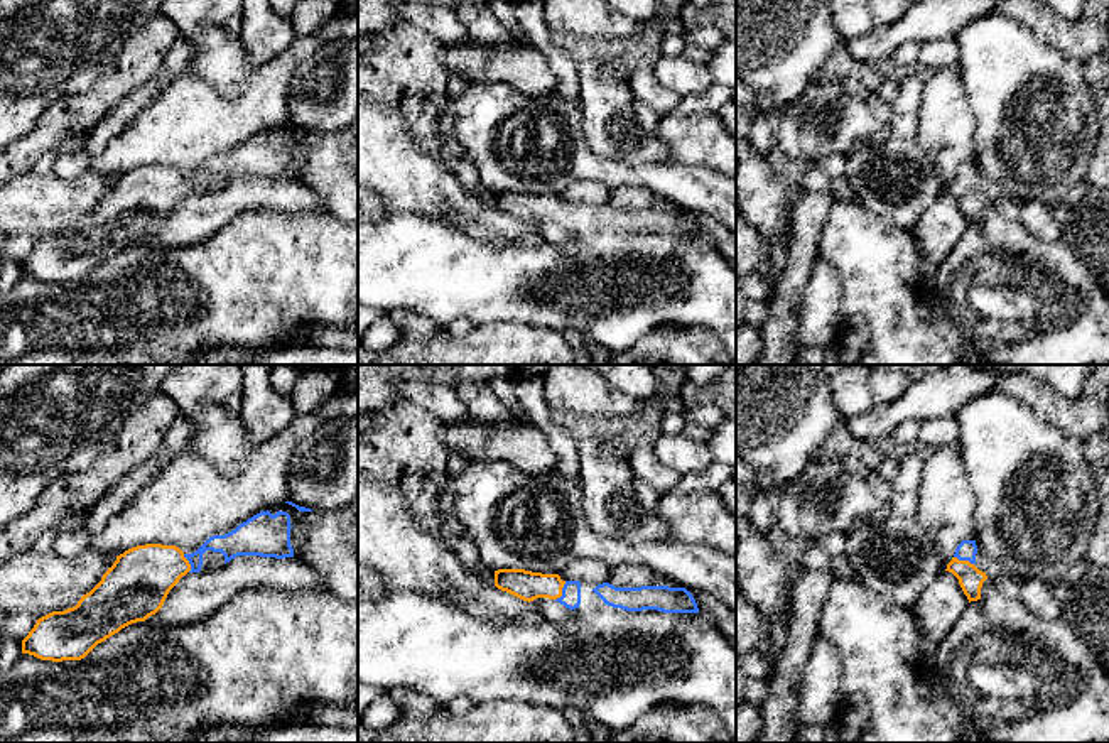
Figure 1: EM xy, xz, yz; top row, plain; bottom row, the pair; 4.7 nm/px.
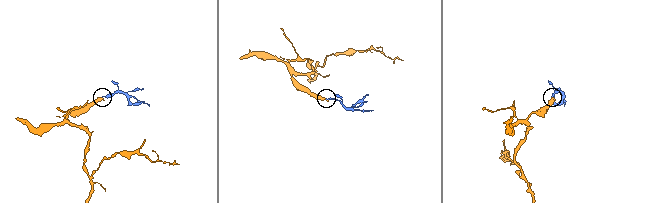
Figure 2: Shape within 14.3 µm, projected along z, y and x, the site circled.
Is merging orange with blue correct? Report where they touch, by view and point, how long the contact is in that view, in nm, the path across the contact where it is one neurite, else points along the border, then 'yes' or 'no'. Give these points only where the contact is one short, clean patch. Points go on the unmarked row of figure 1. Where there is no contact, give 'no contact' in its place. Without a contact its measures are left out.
xz (561, 213) | 110 nm | across xz (525, 206), (549, 206), (561, 213), (571, 215) | yes

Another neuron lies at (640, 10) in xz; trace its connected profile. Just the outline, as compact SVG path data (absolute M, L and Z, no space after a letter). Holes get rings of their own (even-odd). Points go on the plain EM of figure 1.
M606 0L608 5L618 14L638 20L652 22L655 19L665 17L665 10L660 0Z

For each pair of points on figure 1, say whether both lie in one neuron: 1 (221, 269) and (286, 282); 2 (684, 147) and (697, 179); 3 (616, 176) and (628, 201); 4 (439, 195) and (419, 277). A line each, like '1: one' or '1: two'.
1: one
2: two
3: two
4: two

